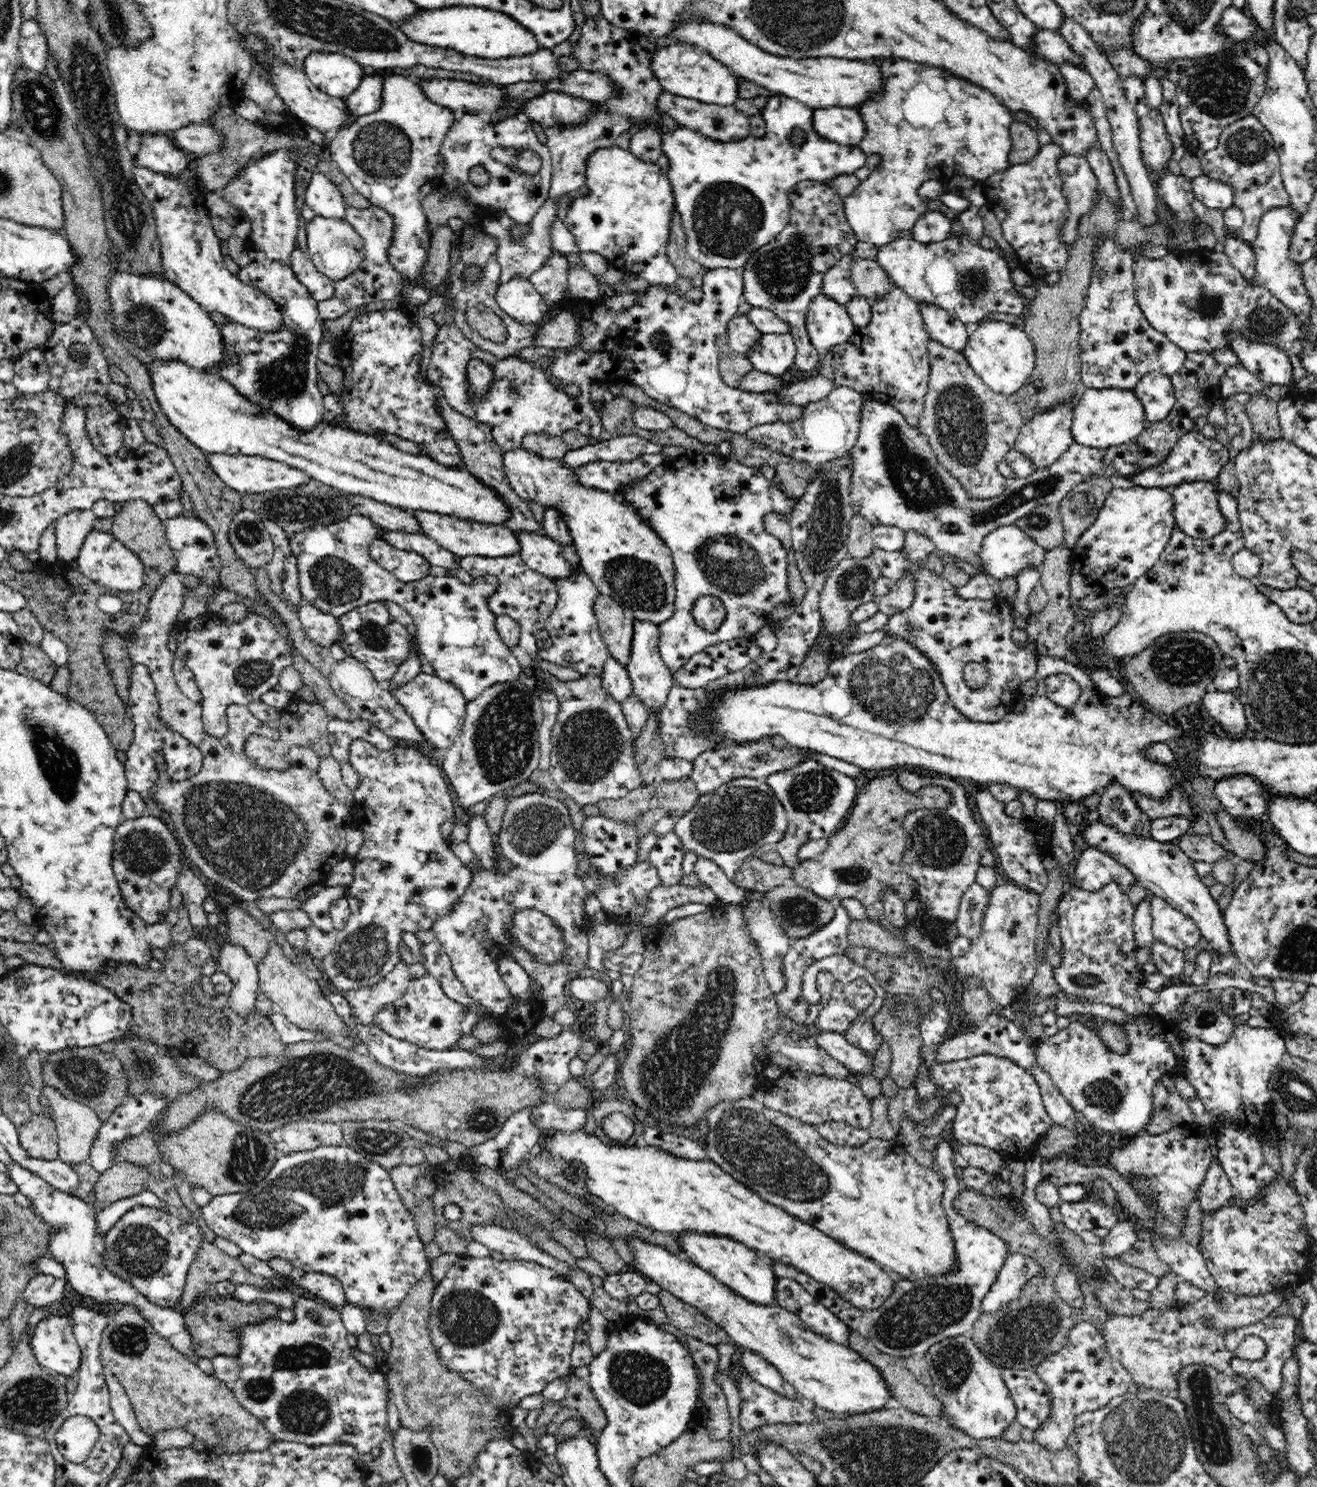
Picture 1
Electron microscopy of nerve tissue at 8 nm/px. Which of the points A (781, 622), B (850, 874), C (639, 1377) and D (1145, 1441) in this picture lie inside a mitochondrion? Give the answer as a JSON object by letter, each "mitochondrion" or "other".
{"A":"other","B":"mitochondrion","C":"mitochondrion","D":"mitochondrion"}

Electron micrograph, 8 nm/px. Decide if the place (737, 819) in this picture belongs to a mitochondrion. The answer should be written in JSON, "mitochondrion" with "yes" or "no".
{"mitochondrion":"yes"}

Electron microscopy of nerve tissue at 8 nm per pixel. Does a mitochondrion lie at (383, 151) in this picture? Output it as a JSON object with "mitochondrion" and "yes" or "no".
{"mitochondrion":"yes"}

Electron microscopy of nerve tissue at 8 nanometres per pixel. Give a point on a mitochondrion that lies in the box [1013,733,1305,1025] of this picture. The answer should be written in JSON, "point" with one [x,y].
{"point":[1087,982]}

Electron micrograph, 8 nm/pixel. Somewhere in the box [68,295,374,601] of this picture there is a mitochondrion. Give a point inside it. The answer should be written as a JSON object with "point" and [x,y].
{"point":[284,380]}

